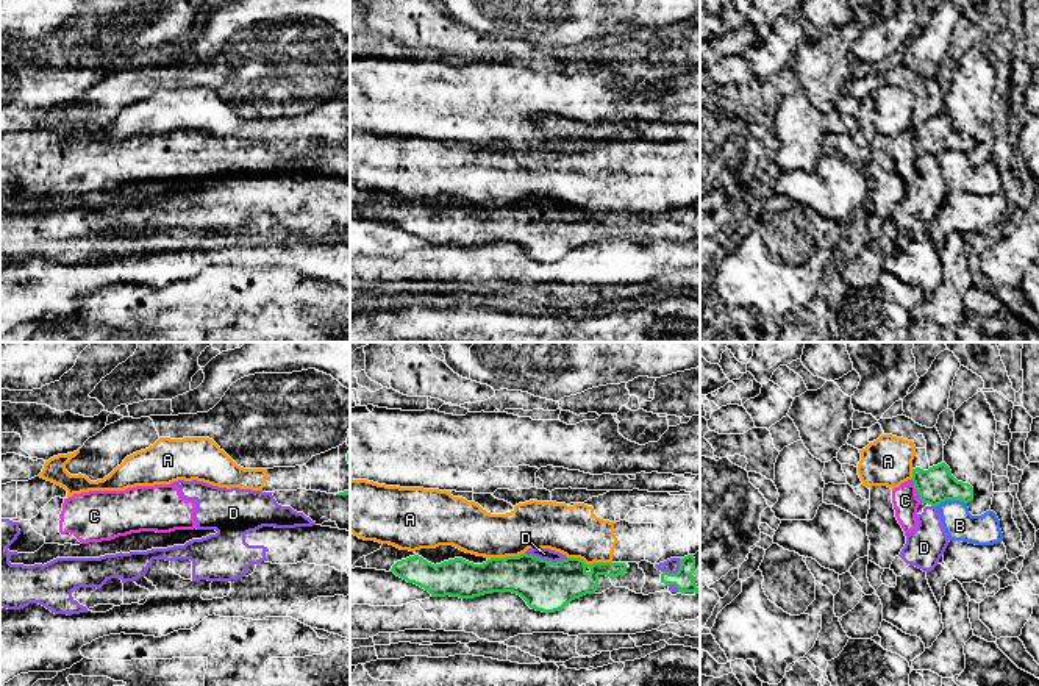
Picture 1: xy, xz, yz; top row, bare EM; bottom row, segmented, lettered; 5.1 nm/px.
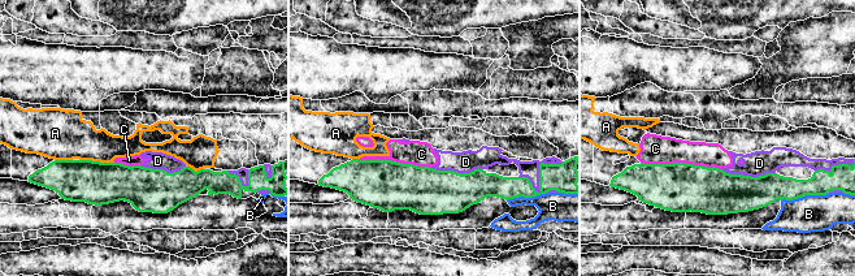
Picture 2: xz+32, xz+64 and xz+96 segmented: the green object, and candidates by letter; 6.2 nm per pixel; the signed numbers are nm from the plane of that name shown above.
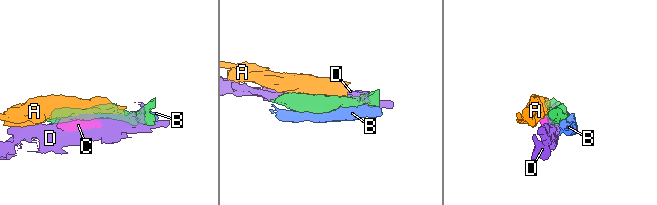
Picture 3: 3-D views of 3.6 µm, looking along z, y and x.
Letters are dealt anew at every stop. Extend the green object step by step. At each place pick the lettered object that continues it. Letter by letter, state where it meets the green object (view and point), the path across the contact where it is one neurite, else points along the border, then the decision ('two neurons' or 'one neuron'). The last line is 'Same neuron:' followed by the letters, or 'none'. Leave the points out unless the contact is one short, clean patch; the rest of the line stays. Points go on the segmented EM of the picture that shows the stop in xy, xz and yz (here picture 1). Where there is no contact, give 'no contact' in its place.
A: meets green in xz at (589, 564); two neurons
B: meets green in yz at (950, 499); two neurons
C: meets green in yz at (916, 488); runs through yz (936, 485), (916, 488), (905, 500); one neuron
D: meets green in xz at (546, 560); two neurons
Same neuron: C

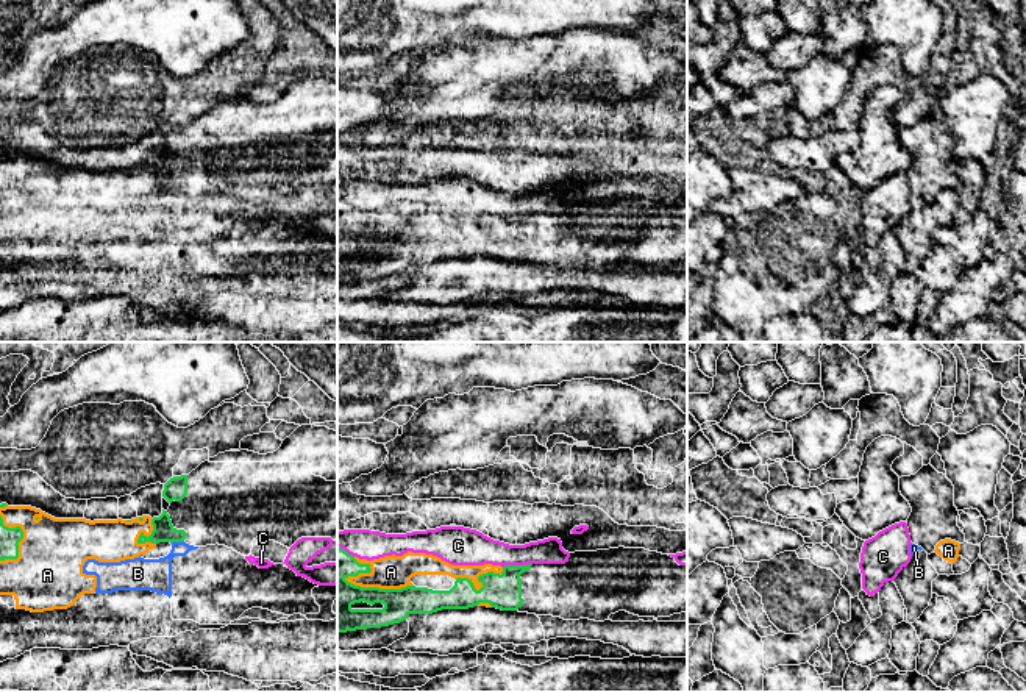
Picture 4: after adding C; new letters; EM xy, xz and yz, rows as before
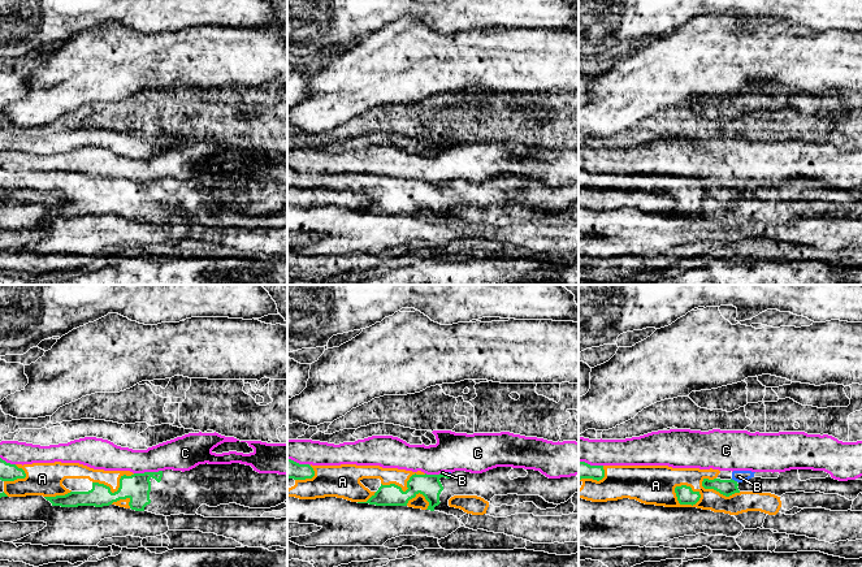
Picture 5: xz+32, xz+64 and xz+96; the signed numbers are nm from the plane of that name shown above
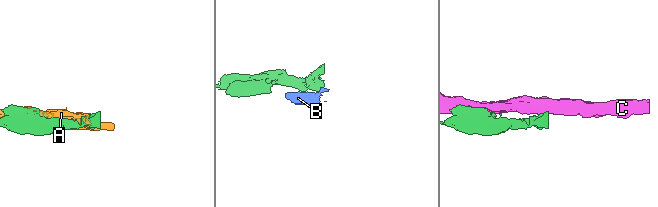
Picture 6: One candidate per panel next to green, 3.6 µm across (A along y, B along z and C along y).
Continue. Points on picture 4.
A: meets green in xz at (378, 588); two neurons
B: meets green in xy at (177, 541); border along xy (183, 541), (170, 542); two neurons
C: meets green in xz at (517, 566); two neurons
Same neuron: none

